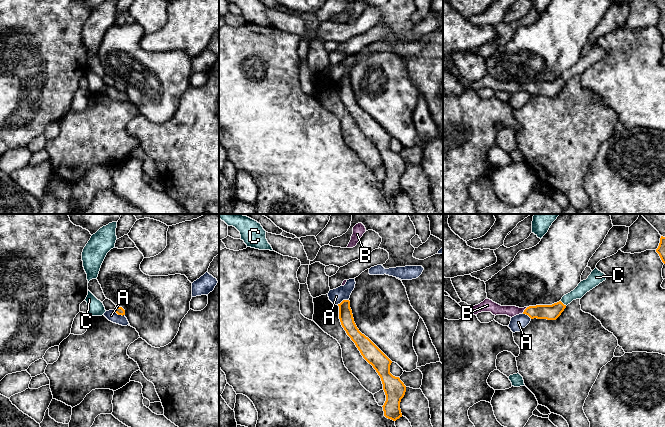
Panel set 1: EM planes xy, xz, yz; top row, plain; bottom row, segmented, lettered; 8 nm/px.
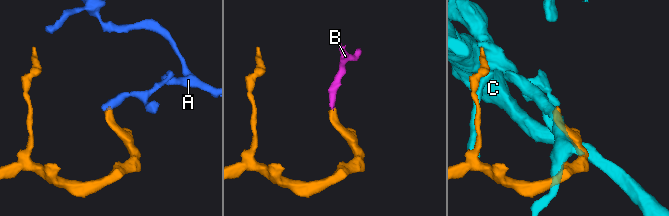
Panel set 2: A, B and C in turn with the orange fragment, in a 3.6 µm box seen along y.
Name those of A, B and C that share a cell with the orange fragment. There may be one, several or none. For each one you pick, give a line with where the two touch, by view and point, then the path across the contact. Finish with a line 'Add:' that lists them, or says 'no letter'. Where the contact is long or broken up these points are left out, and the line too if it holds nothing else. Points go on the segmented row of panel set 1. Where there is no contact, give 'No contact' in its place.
B: Touches orange at yz (524, 310). Path across: yz (550, 312), (524, 310), (496, 309)
Add: B

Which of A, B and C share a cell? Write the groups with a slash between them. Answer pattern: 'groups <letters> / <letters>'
groups A / B / C

